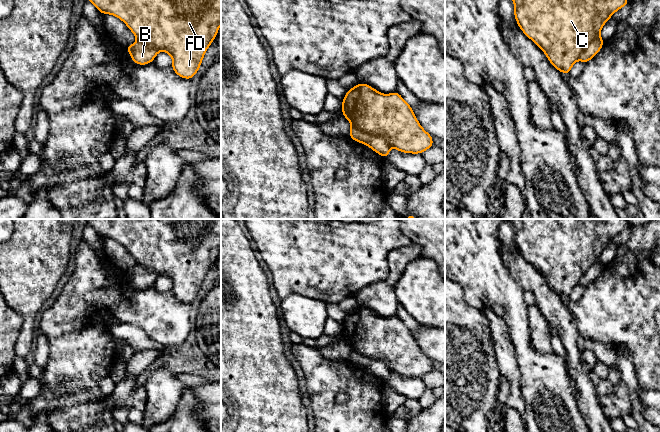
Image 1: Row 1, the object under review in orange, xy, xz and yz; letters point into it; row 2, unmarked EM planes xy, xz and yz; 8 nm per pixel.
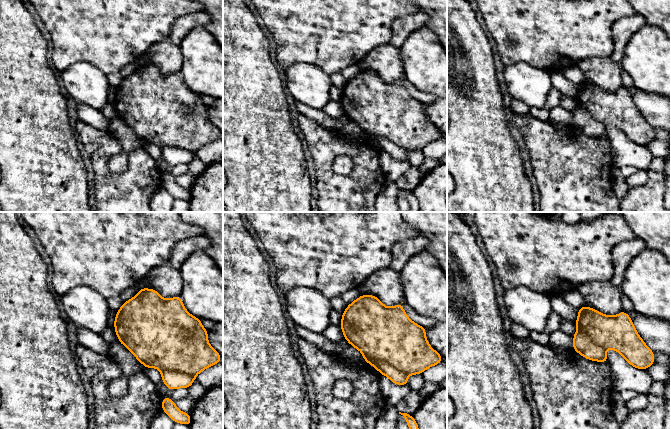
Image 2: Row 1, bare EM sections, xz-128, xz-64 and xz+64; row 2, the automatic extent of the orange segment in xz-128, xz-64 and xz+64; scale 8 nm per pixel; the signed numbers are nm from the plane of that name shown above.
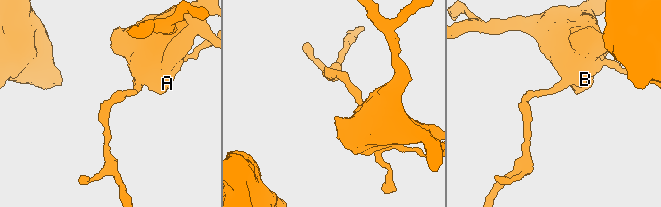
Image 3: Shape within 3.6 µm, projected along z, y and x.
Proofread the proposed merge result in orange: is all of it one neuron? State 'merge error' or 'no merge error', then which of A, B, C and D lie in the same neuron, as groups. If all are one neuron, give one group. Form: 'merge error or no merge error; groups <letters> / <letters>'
merge error; groups A C D / B

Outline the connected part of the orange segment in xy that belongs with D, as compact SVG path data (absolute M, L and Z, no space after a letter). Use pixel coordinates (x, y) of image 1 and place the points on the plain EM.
M87 219L87 223L101 238L114 239L122 244L135 259L137 267L168 277L173 283L171 292L174 296L189 304L198 296L221 249L221 219Z

